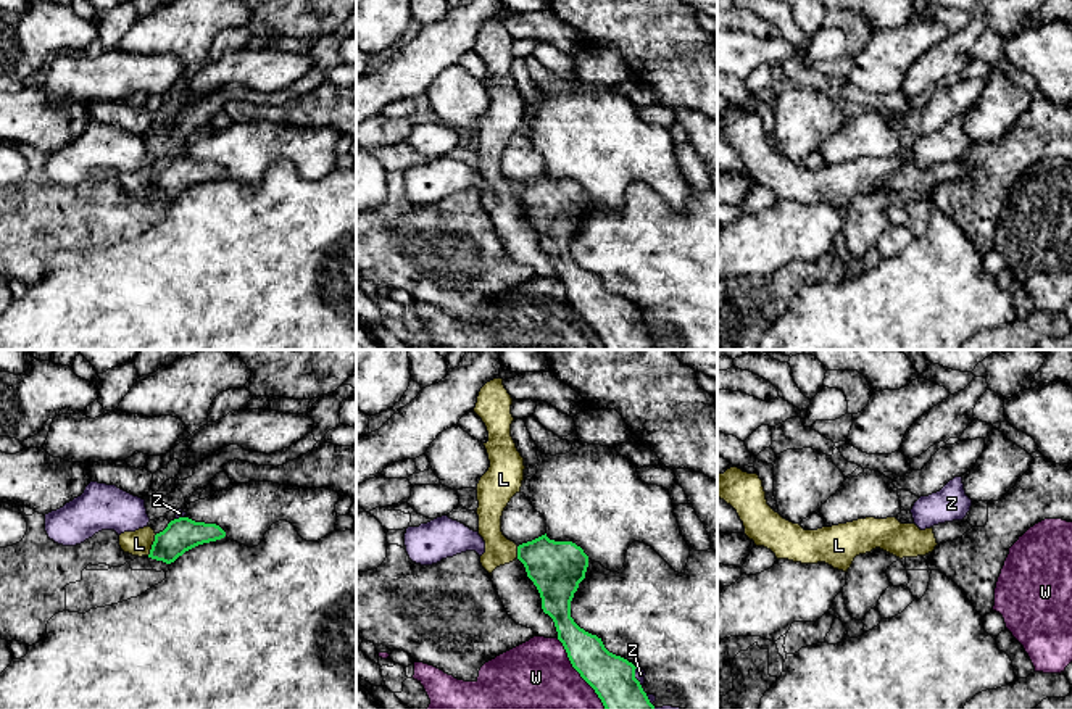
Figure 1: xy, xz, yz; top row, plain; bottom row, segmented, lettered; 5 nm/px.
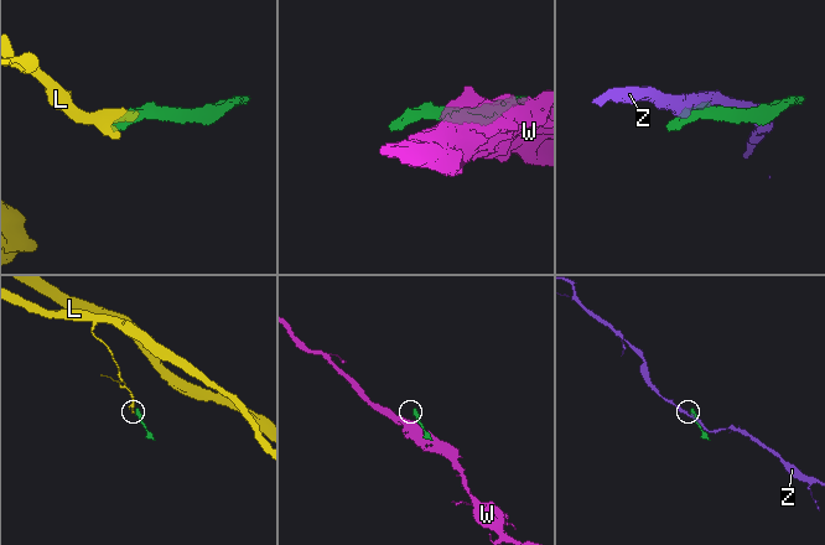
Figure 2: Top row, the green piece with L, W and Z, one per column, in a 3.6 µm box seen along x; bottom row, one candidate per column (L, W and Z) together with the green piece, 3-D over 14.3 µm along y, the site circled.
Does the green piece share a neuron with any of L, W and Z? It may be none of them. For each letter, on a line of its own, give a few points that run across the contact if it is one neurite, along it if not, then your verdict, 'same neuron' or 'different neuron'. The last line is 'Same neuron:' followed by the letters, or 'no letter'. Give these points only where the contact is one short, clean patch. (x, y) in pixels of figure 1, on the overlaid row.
L: xy (157, 534), (147, 555) | different neuron
W: different neuron
Z: different neuron
Same neuron: no letter

